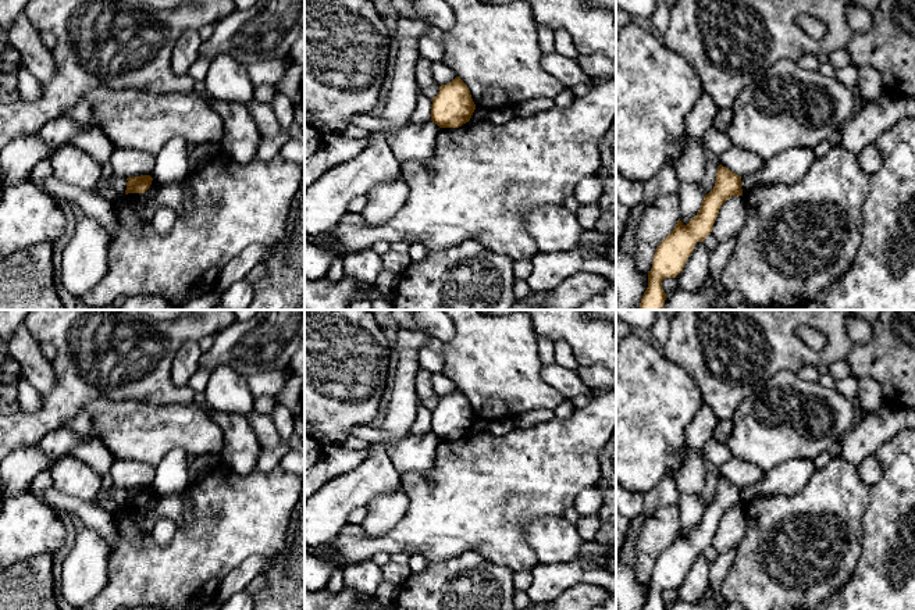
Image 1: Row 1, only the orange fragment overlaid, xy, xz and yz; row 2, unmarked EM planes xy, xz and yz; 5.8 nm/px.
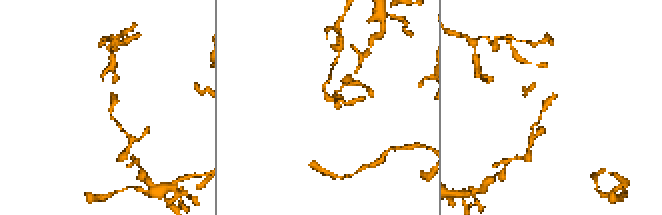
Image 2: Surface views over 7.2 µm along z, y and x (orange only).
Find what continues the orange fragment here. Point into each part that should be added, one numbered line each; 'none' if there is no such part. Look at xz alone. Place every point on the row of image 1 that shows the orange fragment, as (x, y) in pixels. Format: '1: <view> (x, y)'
none

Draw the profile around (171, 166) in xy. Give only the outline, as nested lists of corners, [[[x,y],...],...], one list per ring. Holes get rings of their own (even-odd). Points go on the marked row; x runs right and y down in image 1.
[[[171,139],[156,154],[156,165],[150,174],[161,185],[184,182],[191,174],[188,143]]]

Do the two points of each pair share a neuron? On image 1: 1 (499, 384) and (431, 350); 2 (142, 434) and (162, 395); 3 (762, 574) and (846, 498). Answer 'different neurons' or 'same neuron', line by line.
1: different neurons
2: different neurons
3: same neuron

